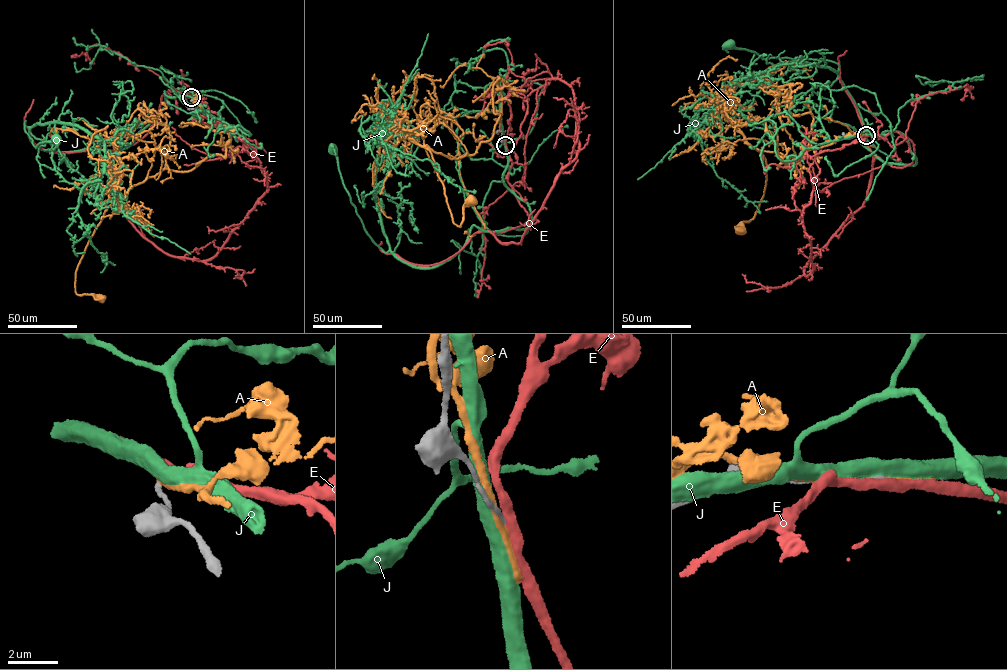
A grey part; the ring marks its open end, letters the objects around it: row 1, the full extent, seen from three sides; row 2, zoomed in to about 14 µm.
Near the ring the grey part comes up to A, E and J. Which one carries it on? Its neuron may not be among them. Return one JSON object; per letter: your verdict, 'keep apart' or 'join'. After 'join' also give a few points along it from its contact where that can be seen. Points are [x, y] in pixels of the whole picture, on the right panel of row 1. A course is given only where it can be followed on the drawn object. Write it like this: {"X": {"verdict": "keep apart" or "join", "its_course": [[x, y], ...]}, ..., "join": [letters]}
{"A": {"verdict": "keep apart"}, "E": {"verdict": "keep apart"}, "J": {"verdict": "keep apart"}, "join": []}

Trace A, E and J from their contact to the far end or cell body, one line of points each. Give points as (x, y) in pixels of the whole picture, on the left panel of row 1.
A: (192, 98), (228, 134), (225, 157), (164, 169), (108, 207), (75, 283), (78, 295), (101, 298)
E: (192, 98), (163, 95), (111, 180), (142, 235), (206, 260), (266, 176), (248, 153), (204, 153), (172, 127)
J: (191, 98), (164, 91), (164, 108), (113, 151), (44, 151), (25, 121), (35, 147), (56, 137)

